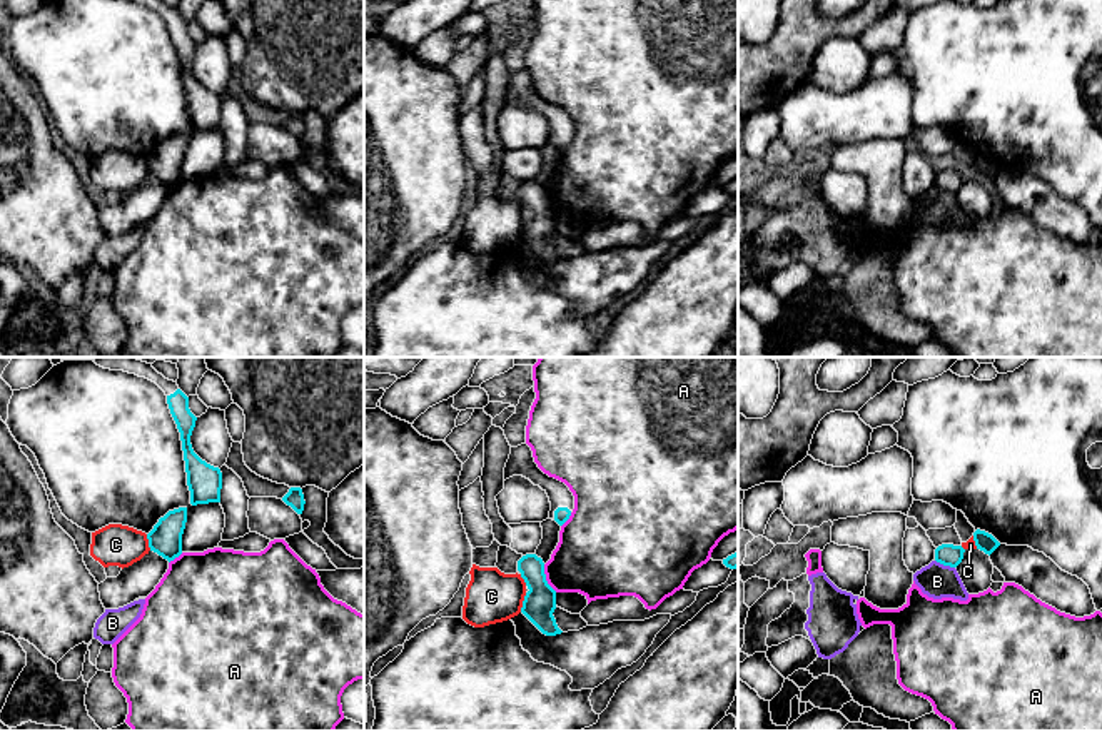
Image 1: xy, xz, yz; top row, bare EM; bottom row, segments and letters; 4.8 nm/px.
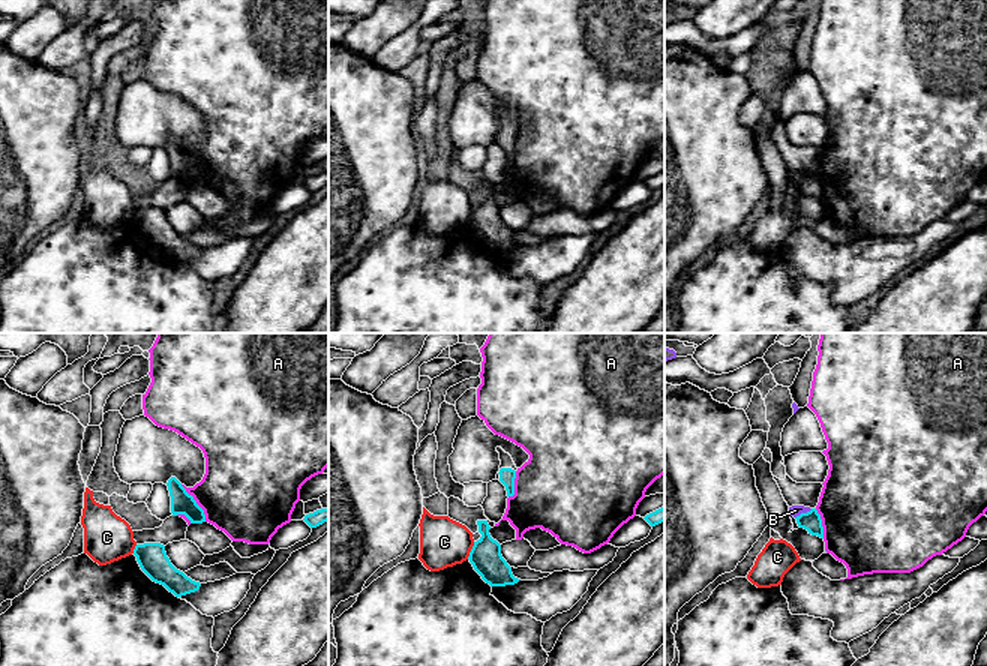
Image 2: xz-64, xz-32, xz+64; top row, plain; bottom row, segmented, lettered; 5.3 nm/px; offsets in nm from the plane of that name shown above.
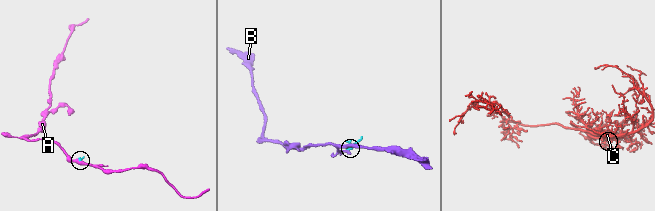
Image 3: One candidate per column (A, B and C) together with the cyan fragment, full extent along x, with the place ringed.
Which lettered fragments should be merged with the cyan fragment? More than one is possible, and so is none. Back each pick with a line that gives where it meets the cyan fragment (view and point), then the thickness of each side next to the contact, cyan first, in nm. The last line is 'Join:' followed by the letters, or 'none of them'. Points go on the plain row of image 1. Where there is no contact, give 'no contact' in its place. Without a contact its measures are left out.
Join: none of them

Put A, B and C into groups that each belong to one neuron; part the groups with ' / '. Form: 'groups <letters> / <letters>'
groups A / B / C

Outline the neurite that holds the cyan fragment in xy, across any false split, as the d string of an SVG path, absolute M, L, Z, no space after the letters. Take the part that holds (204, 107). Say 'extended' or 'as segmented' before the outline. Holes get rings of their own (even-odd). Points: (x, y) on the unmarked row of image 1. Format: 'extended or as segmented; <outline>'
extended; M135 0L155 8L167 22L170 40L177 50L182 67L187 112L190 130L220 129L222 98L202 87L192 75L190 62L197 43L189 35L189 23L179 15L177 8L165 5L162 0Z

